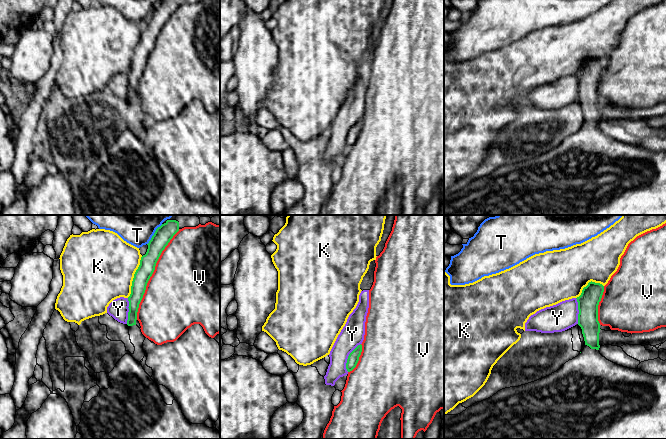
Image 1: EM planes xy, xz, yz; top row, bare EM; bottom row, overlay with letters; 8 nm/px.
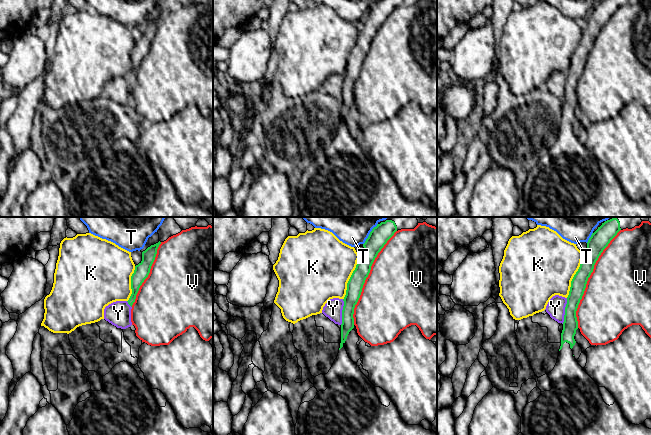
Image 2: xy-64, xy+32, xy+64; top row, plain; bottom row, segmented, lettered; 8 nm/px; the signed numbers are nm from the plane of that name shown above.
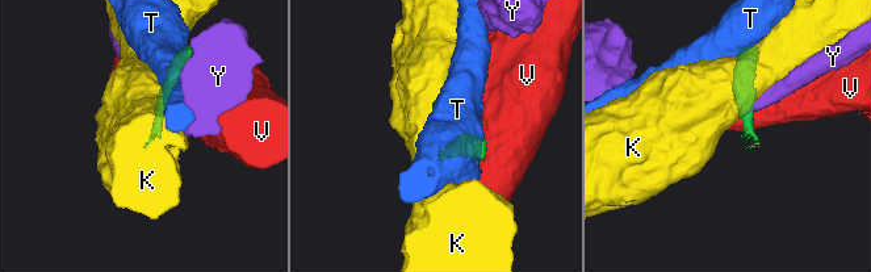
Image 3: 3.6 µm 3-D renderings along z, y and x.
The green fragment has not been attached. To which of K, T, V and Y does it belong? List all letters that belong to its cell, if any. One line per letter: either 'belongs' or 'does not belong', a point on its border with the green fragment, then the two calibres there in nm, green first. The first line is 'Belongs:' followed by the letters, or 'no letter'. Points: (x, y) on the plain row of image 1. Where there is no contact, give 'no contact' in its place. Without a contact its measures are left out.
Belongs: no letter
K: does not belong; contact xy (134, 53); calibres 130 and 480 nm
T: does not belong; contact xy (154, 10); calibres 140 and 180 nm
V: does not belong; contact xy (152, 49); calibres 140 and 500 nm
Y: does not belong; contact xz (348, 133); calibres 90 and 190 nm

